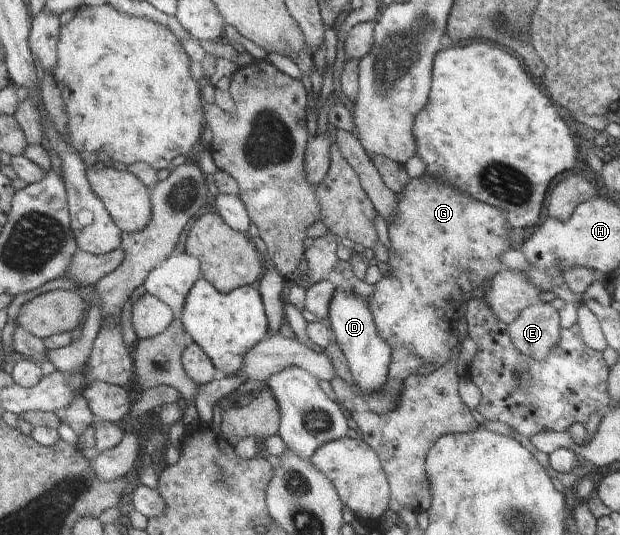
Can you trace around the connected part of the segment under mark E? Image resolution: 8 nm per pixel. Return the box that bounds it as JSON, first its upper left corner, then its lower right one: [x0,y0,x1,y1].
[505,302,559,363]

